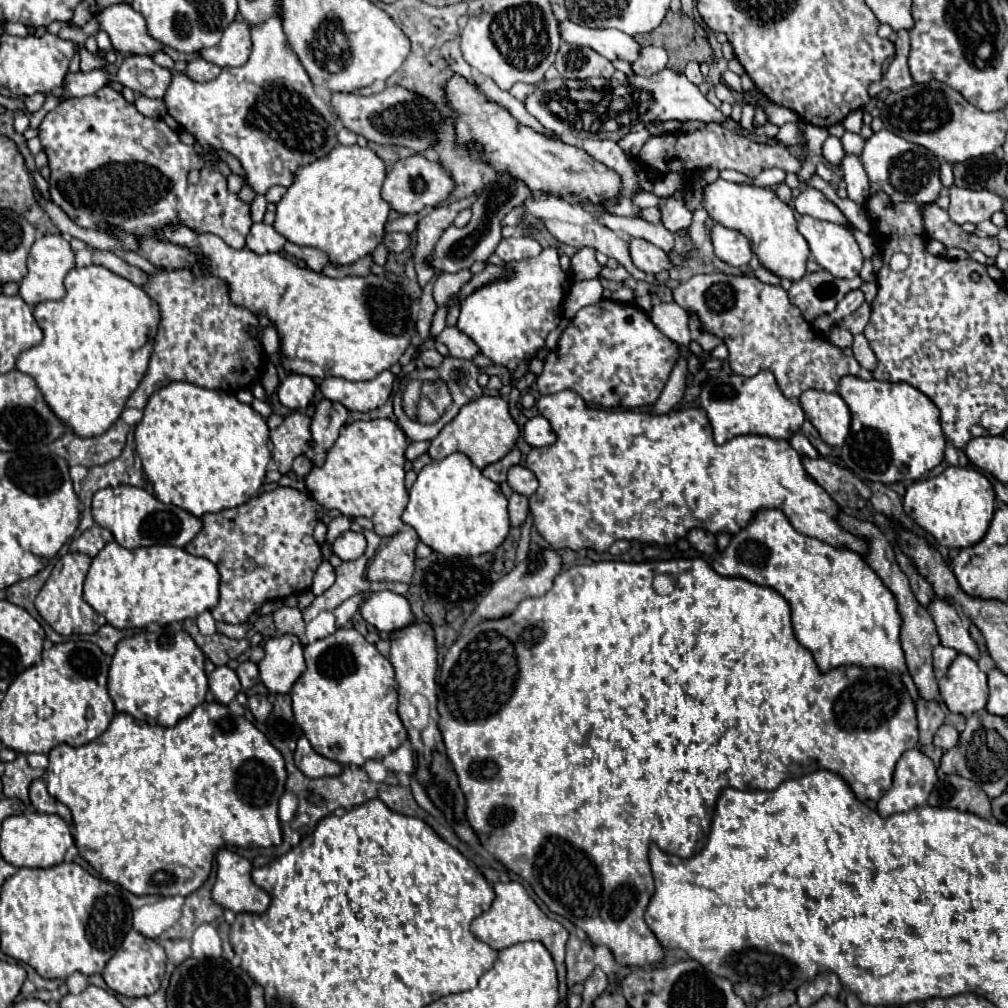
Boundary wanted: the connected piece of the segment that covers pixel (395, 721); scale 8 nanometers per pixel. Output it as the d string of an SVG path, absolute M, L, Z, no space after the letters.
M339 627L333 635L305 645L303 653L307 669L291 687L293 715L319 755L361 767L367 759L387 757L407 739L397 713L393 665L357 629Z

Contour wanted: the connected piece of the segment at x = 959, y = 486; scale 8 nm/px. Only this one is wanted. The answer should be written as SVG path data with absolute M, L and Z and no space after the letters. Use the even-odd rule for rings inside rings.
M947 467L937 477L915 481L907 487L903 511L929 535L933 535L939 545L949 549L965 549L985 537L995 513L995 491L989 479L977 469Z

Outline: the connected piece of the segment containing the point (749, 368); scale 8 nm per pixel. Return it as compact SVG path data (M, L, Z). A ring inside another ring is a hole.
M725 273L693 275L675 287L673 299L699 319L703 333L717 335L727 345L733 373L753 377L759 371L771 371L783 395L791 401L797 401L807 389L835 393L841 377L861 375L857 359L847 357L839 347L819 337L815 329L799 317L799 309L791 305L787 293L777 285Z

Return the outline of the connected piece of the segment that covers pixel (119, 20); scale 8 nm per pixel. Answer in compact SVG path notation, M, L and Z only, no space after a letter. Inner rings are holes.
M127 3L107 7L103 13L97 15L97 21L101 23L101 29L109 33L113 47L121 53L153 55L165 49L161 41L149 35L143 15Z

